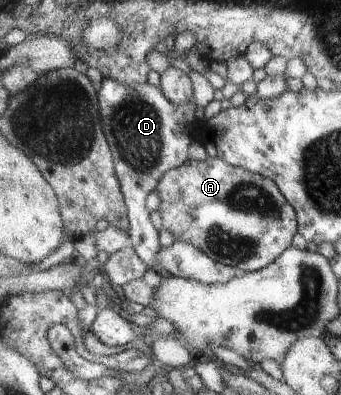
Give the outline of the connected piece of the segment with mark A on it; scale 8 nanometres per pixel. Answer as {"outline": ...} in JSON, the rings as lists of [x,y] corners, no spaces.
{"outline":[[[208,155],[205,161],[188,160],[184,165],[167,171],[156,191],[161,200],[161,231],[167,240],[194,245],[210,259],[244,273],[260,271],[274,263],[291,247],[294,235],[299,233],[296,210],[273,179],[230,165],[219,157]]]}

